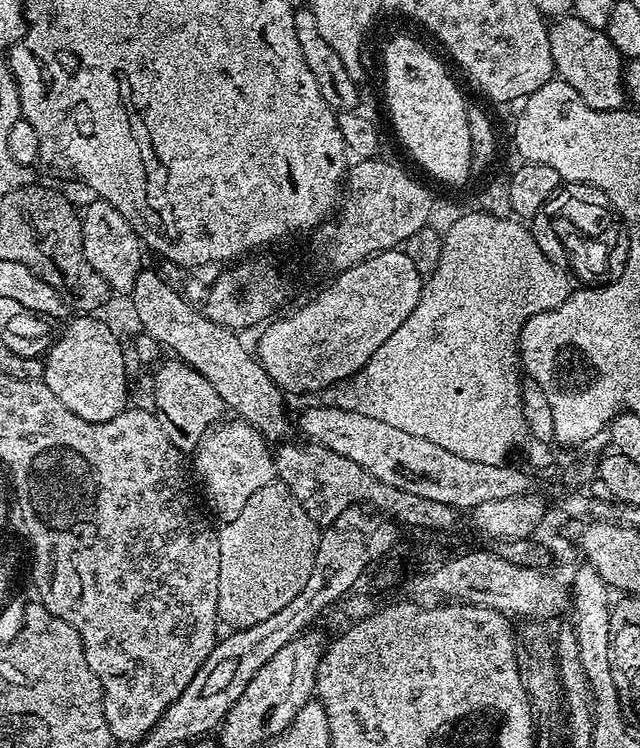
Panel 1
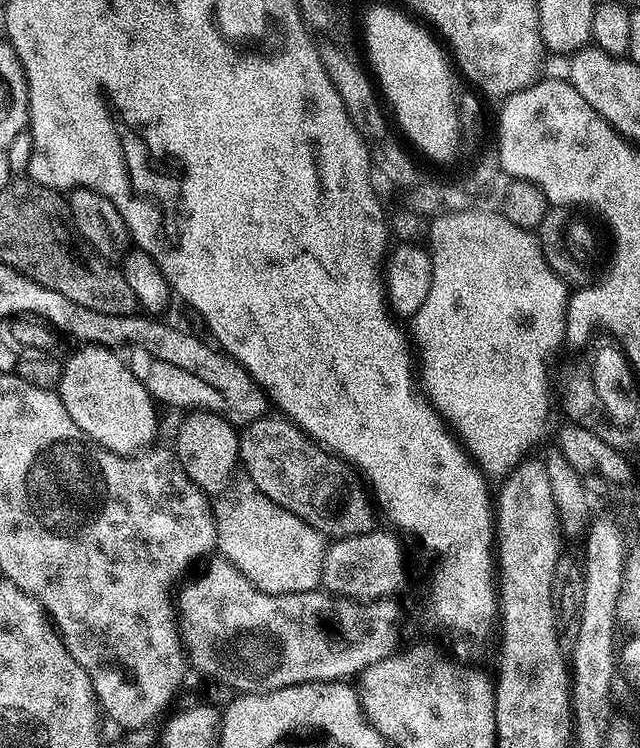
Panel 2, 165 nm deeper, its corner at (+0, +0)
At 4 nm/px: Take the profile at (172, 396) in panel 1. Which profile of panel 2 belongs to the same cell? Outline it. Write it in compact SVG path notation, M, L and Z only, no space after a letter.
M196 410L185 416L188 417L181 422L174 445L176 461L205 494L220 492L227 486L232 471L238 468L240 437L237 429L217 412Z

